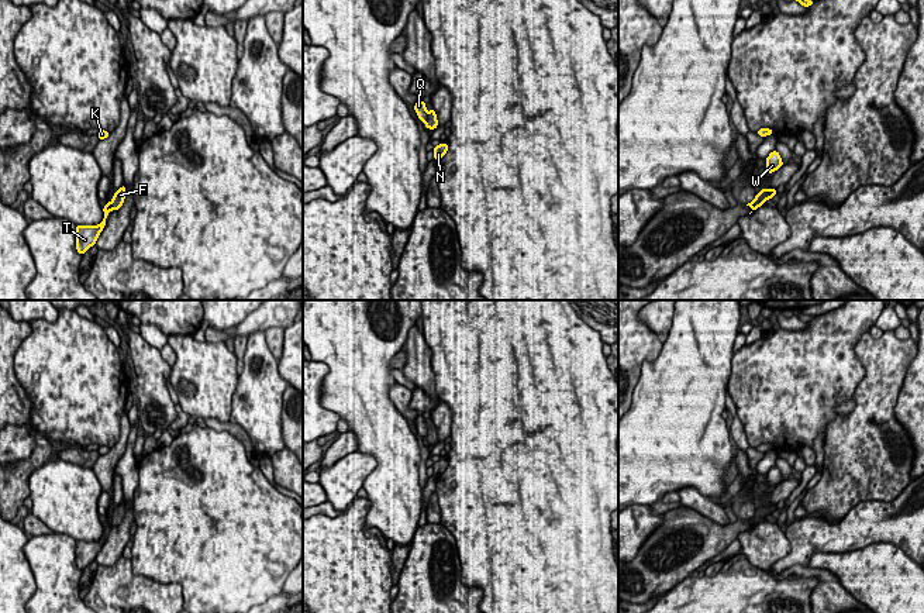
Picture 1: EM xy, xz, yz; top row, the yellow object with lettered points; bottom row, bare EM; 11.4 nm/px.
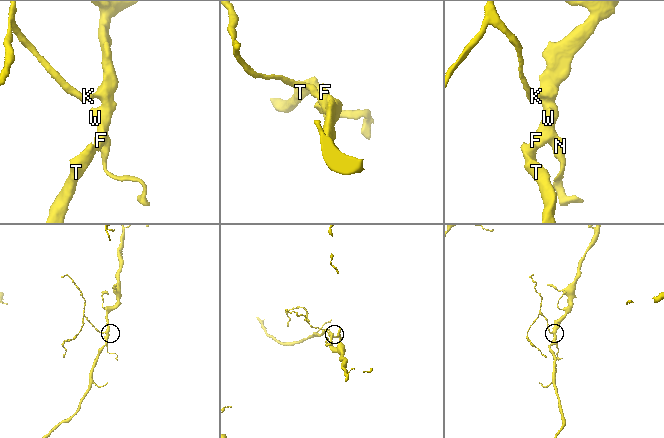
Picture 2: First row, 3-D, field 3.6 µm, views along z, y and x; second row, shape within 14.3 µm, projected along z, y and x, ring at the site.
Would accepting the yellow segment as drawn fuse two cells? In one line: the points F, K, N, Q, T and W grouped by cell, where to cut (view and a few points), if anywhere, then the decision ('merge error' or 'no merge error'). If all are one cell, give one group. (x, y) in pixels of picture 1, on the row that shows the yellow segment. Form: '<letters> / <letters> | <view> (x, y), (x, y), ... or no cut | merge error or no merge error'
F K N W / Q T | xz (428, 113), (424, 123) | merge error

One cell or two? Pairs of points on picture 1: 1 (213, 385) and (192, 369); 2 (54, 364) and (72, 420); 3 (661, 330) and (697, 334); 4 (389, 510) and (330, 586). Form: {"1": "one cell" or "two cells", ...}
{"1": "one cell", "2": "one cell", "3": "two cells", "4": "two cells"}

